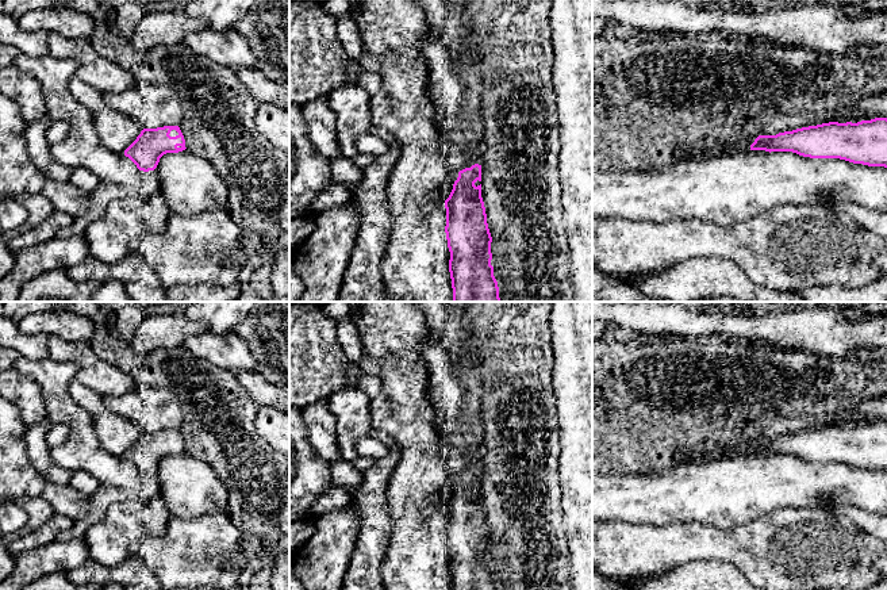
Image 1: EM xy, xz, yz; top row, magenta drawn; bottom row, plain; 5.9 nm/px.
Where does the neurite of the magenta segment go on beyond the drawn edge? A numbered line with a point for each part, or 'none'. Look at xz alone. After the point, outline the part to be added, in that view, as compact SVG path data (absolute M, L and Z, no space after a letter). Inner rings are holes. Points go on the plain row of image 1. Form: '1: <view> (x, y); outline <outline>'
none

